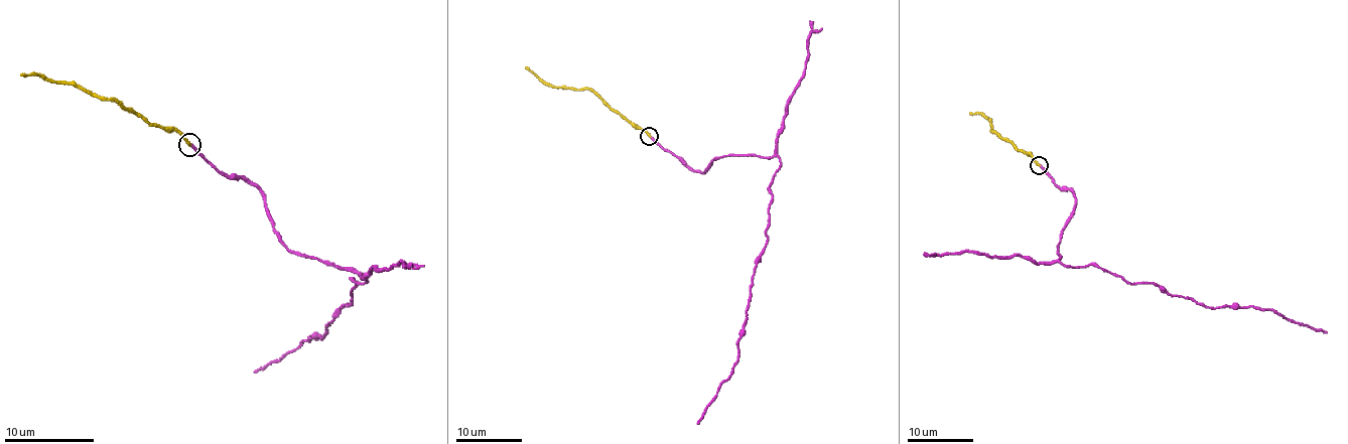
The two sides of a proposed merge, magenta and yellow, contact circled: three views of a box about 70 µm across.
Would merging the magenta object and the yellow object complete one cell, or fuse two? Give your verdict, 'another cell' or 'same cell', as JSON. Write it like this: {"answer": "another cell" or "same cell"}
{"answer": "same cell"}

